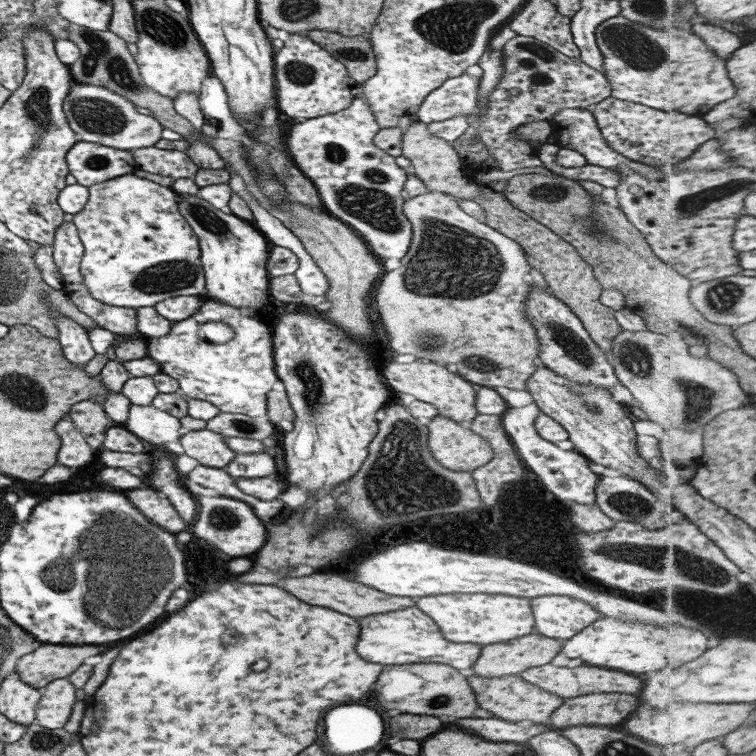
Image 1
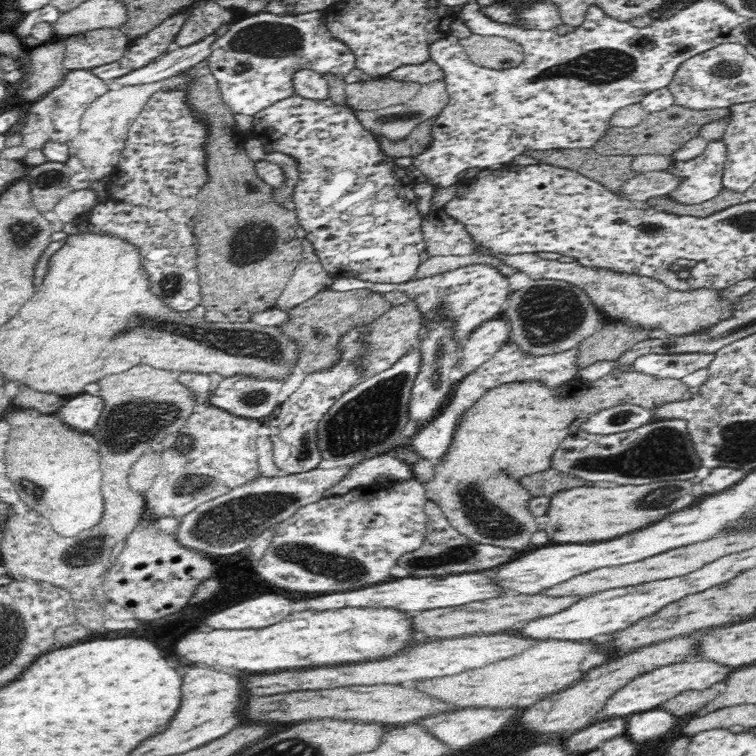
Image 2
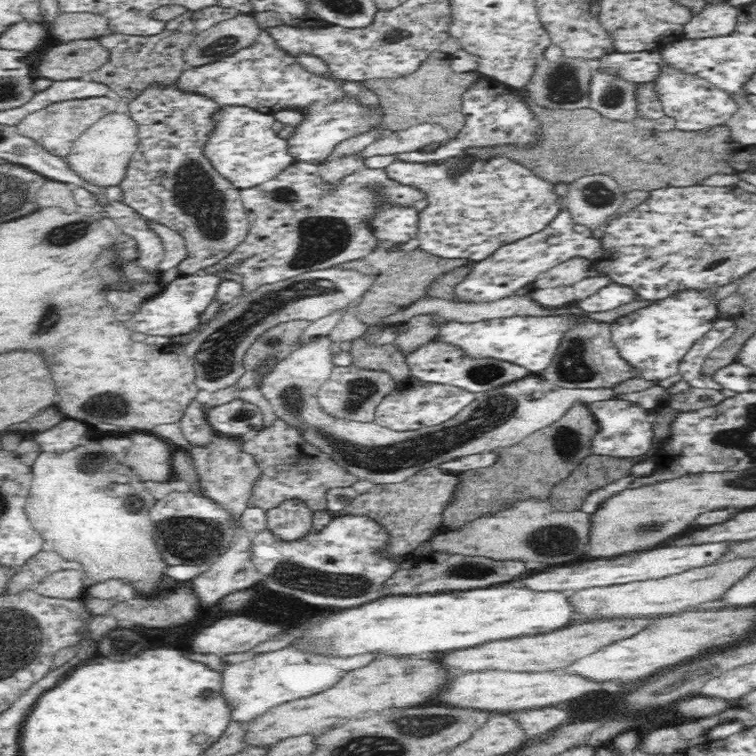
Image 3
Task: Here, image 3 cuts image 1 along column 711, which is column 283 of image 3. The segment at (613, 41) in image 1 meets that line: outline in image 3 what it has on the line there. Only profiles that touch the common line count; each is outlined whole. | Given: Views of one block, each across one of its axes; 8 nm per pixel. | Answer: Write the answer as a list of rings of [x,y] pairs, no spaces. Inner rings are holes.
[[[267,29],[260,31],[254,44],[221,60],[186,68],[178,77],[182,89],[211,97],[222,107],[248,107],[264,115],[273,115],[282,109],[300,112],[301,122],[291,139],[286,140],[288,150],[296,162],[317,166],[343,140],[374,131],[377,141],[391,133],[383,128],[384,108],[379,104],[363,104],[358,97],[350,96],[344,89],[344,82],[329,70],[324,74],[308,72],[277,45]]]

